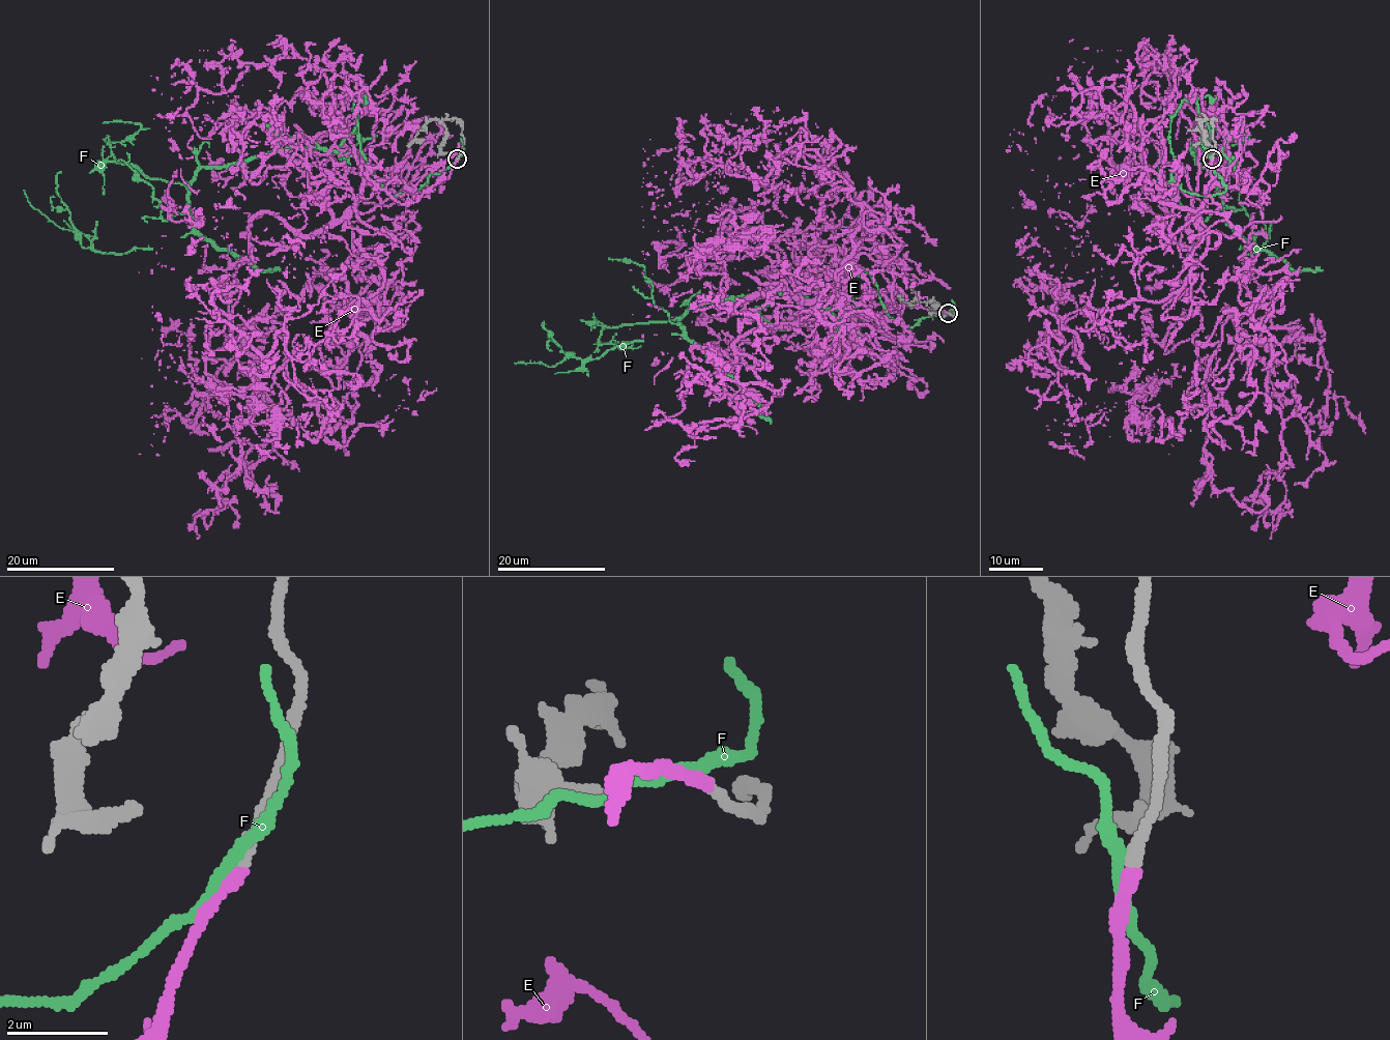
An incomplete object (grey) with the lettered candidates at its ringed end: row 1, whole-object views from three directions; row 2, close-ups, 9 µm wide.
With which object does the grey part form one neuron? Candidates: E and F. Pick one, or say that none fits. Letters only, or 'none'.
E

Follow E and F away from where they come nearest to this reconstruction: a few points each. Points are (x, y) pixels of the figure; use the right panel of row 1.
E: (1212, 159), (1162, 316), (1261, 293), (1290, 379), (1205, 387), (1229, 316), (1262, 511), (1213, 487), (1200, 363)
F: (1212, 157), (1220, 193), (1171, 175), (1184, 99), (1209, 131), (1190, 149), (1256, 253), (1239, 199), (1249, 171)

